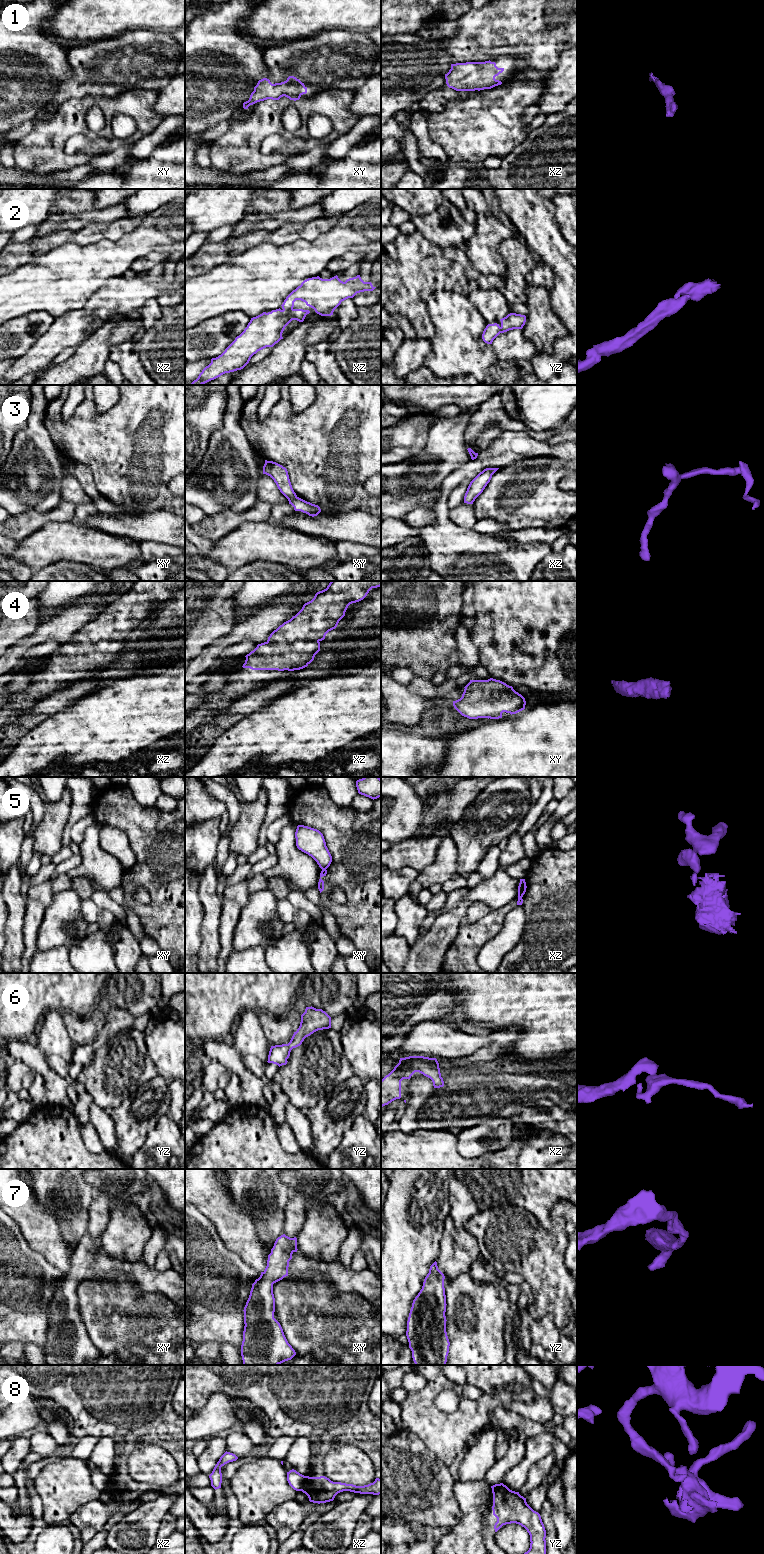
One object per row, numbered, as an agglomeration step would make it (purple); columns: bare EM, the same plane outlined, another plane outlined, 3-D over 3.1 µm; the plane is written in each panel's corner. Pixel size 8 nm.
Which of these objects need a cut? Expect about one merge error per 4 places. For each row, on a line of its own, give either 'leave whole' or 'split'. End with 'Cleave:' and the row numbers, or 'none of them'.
1: leave whole
2: leave whole
3: leave whole
4: leave whole
5: split
6: leave whole
7: leave whole
8: split
Cleave: 5, 8

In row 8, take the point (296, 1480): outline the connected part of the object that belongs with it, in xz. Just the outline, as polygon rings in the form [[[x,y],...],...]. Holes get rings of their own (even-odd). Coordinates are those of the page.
[[[292,1469],[287,1472],[287,1481],[289,1485],[296,1491],[301,1491],[304,1486],[306,1476],[300,1474],[296,1470]]]

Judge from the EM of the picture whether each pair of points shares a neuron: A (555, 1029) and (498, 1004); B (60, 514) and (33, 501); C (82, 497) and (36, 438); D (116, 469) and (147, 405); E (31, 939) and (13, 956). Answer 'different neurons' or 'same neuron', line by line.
A: same neuron
B: different neurons
C: different neurons
D: same neuron
E: different neurons

